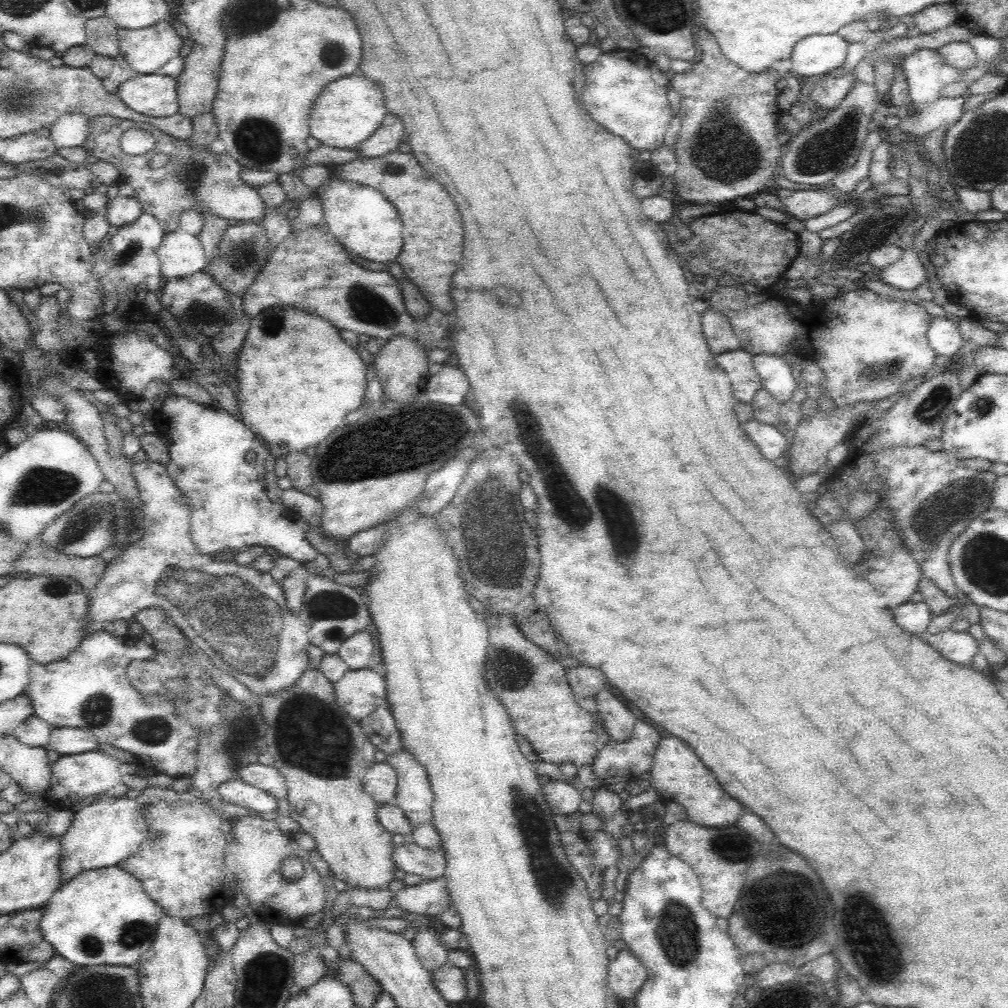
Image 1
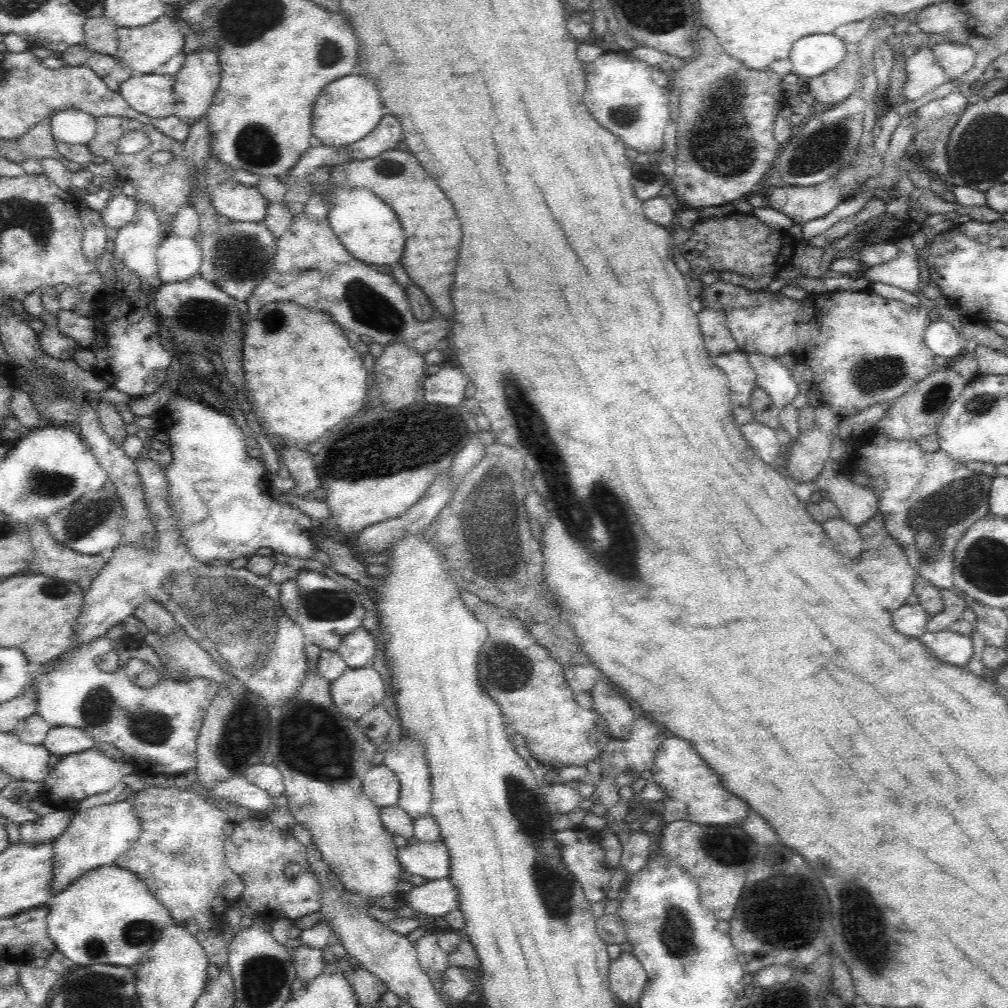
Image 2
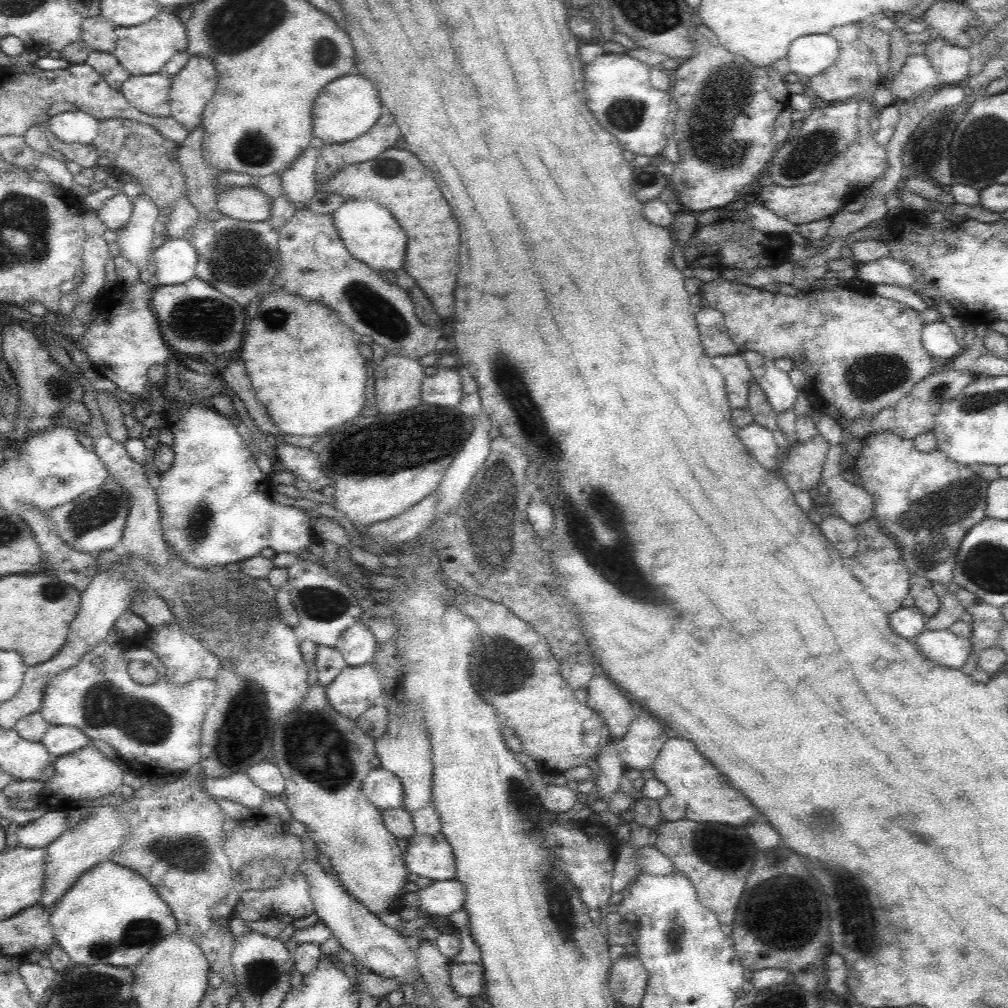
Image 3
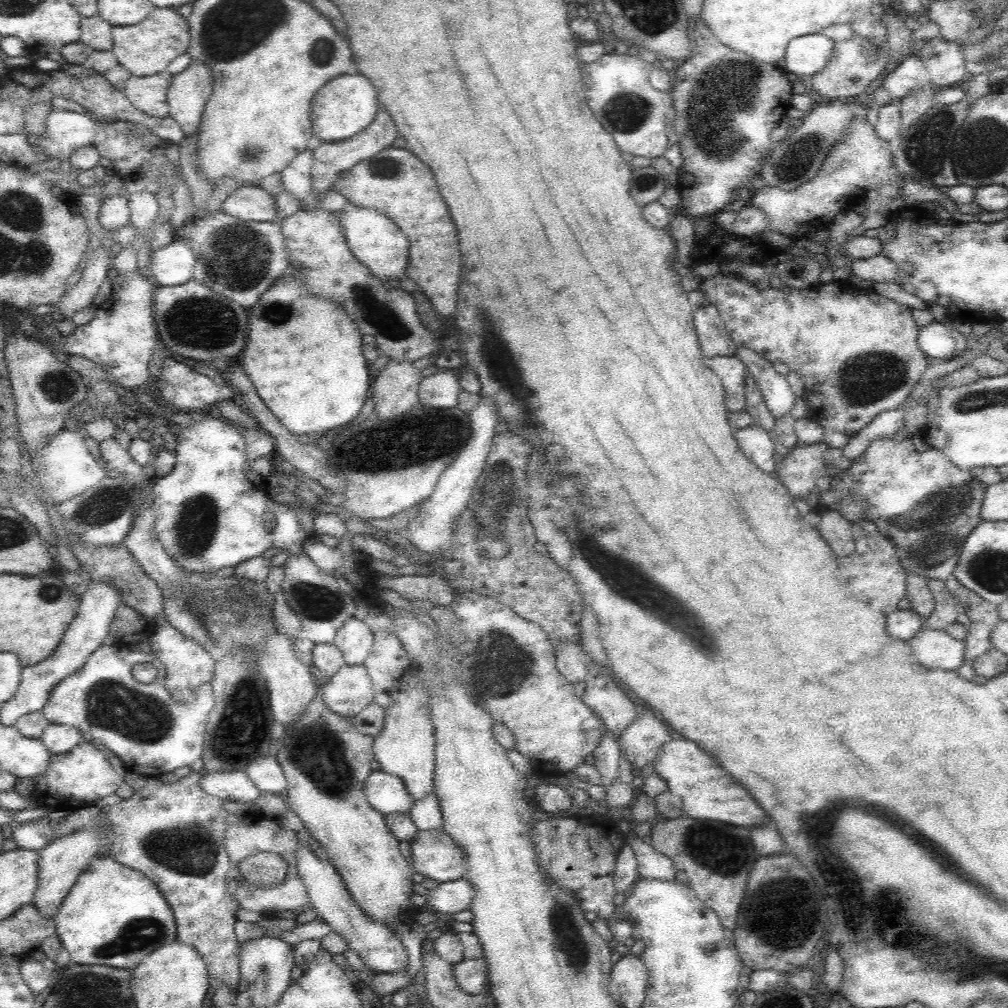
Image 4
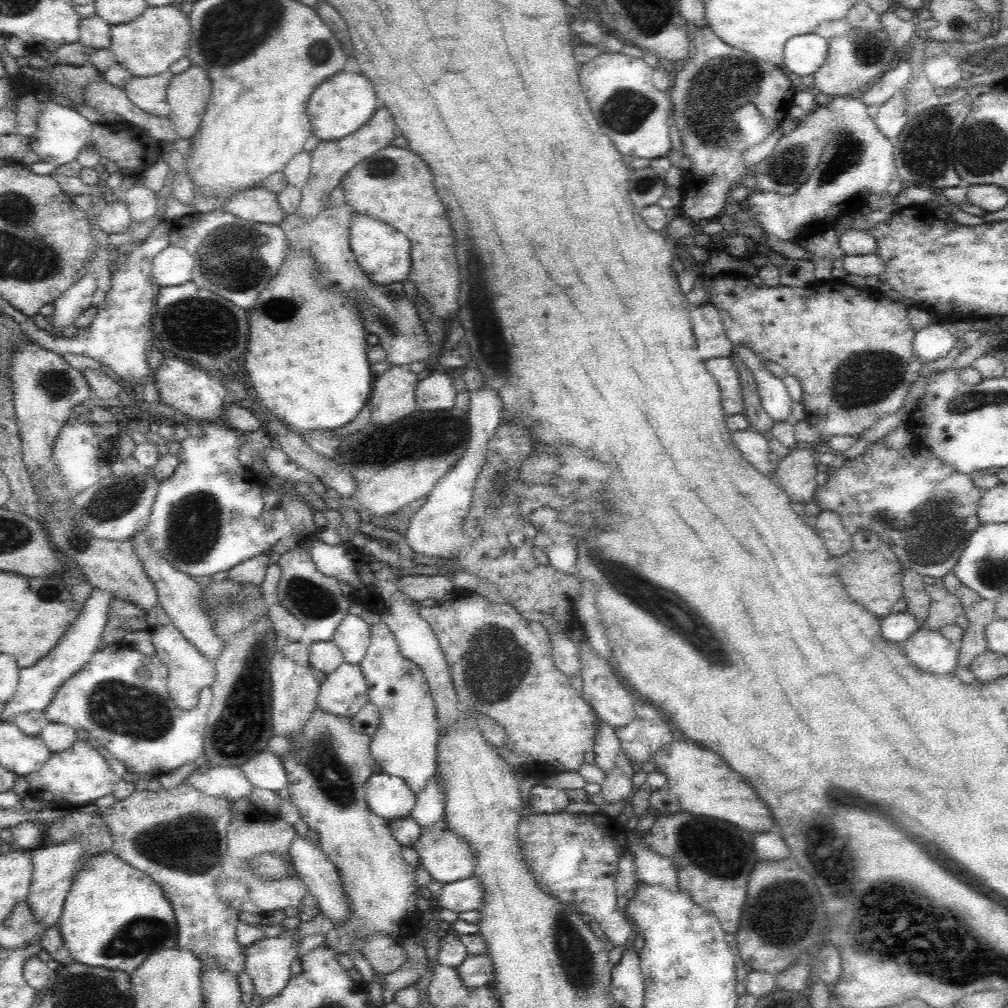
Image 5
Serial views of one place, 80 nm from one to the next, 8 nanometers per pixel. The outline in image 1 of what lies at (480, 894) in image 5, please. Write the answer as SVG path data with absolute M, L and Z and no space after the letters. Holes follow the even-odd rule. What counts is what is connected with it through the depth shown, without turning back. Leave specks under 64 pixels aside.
M445 878L423 879L417 885L405 885L394 892L394 904L400 907L405 915L427 914L437 916L451 905L450 893Z

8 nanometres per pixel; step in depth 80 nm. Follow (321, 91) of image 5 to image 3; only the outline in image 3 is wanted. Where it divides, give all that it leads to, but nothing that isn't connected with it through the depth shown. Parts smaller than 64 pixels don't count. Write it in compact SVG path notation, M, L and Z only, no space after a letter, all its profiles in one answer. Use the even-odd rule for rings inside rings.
M346 75L334 80L332 84L324 86L316 97L312 109L313 136L320 138L324 145L347 143L368 132L376 124L379 116L380 98L378 98L378 90L374 88L372 80L368 80L364 76Z

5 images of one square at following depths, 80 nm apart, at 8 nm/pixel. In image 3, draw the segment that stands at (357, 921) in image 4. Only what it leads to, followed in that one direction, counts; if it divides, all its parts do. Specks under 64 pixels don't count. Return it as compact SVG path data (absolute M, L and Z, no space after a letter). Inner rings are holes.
M317 859L305 861L299 868L308 879L315 914L331 930L332 936L340 942L341 948L351 952L354 958L368 970L377 975L396 979L398 989L407 982L408 976L416 969L417 954L410 949L406 939L397 929L390 928L382 922L380 916L372 914L361 902L346 892L342 881L333 871L324 870Z

